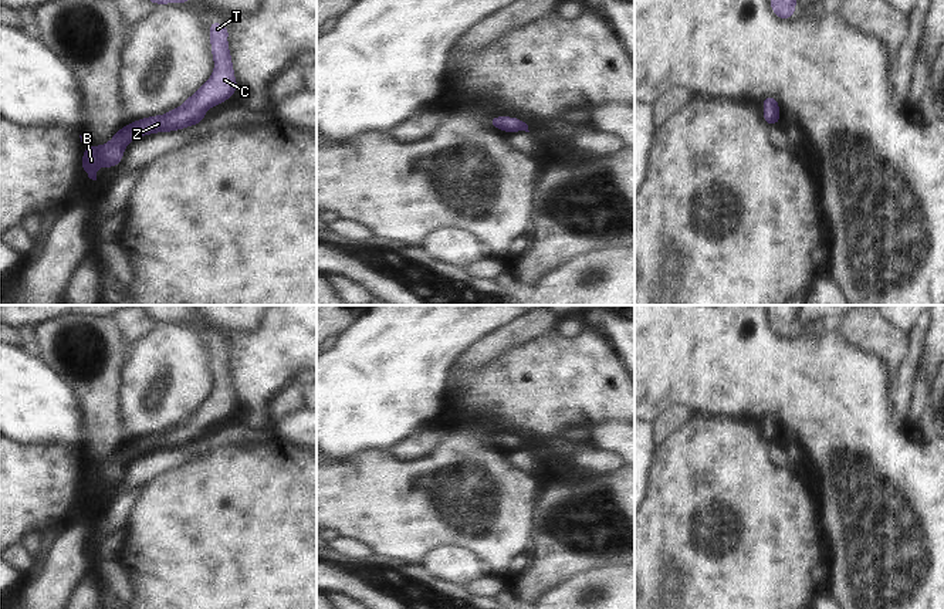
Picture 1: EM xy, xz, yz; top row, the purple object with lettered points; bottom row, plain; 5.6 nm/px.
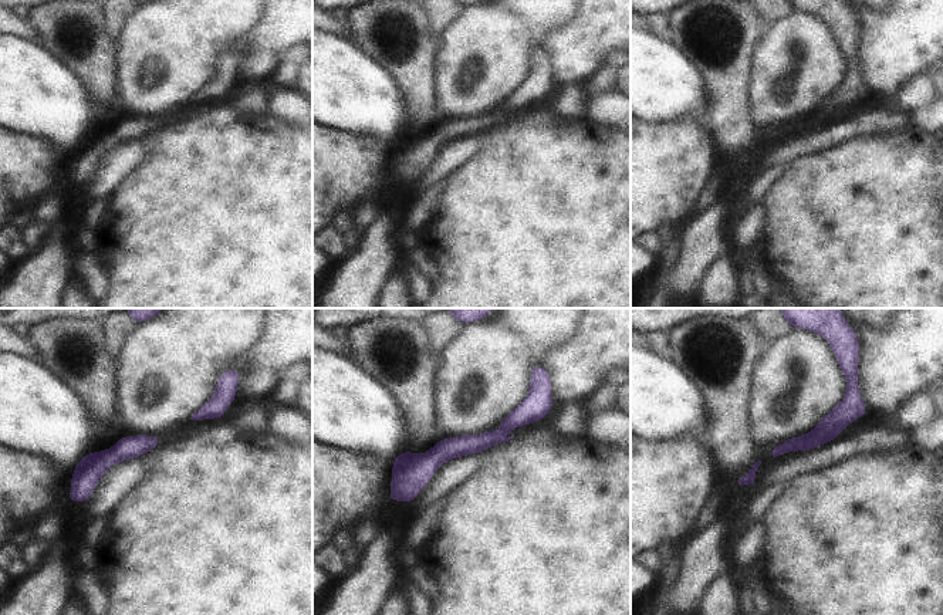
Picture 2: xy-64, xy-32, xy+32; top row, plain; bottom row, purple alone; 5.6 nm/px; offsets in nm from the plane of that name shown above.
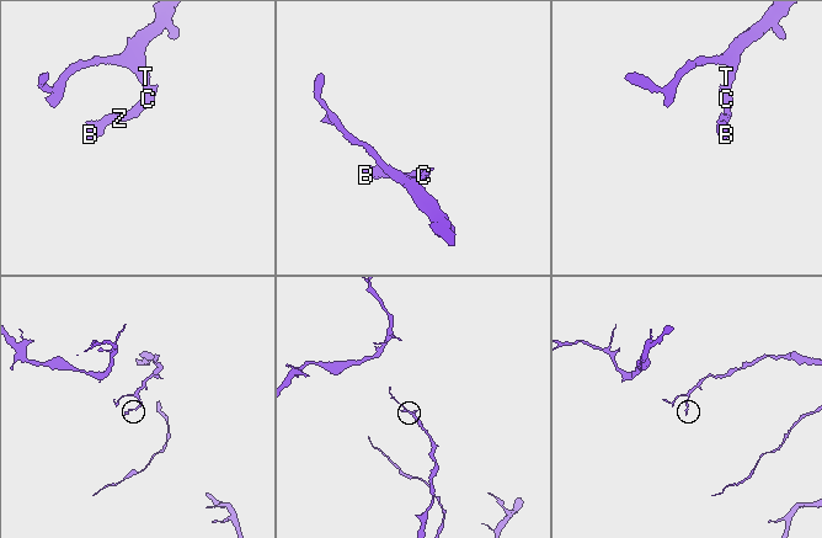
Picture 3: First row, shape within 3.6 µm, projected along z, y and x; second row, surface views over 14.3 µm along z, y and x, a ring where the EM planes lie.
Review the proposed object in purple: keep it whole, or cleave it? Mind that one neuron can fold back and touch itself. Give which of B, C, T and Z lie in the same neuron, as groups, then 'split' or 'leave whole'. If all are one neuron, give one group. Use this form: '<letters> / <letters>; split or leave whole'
B C T Z; leave whole

